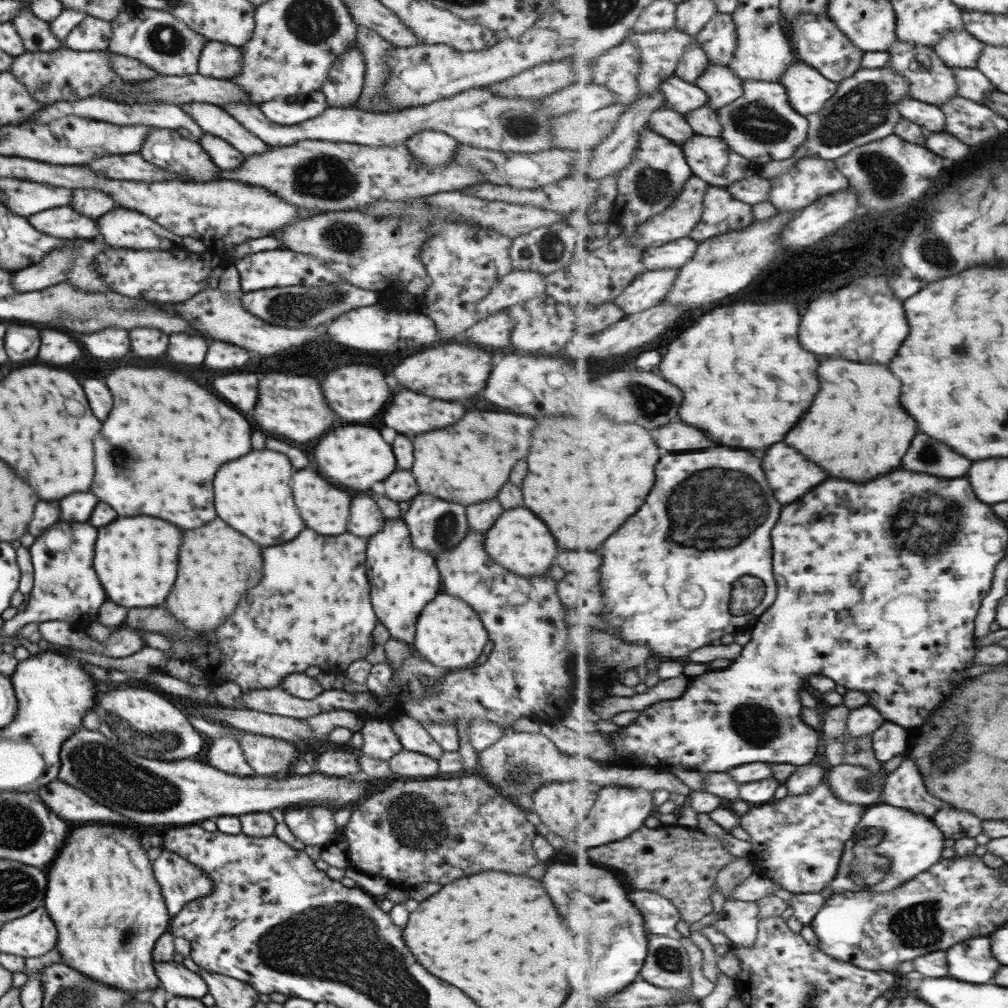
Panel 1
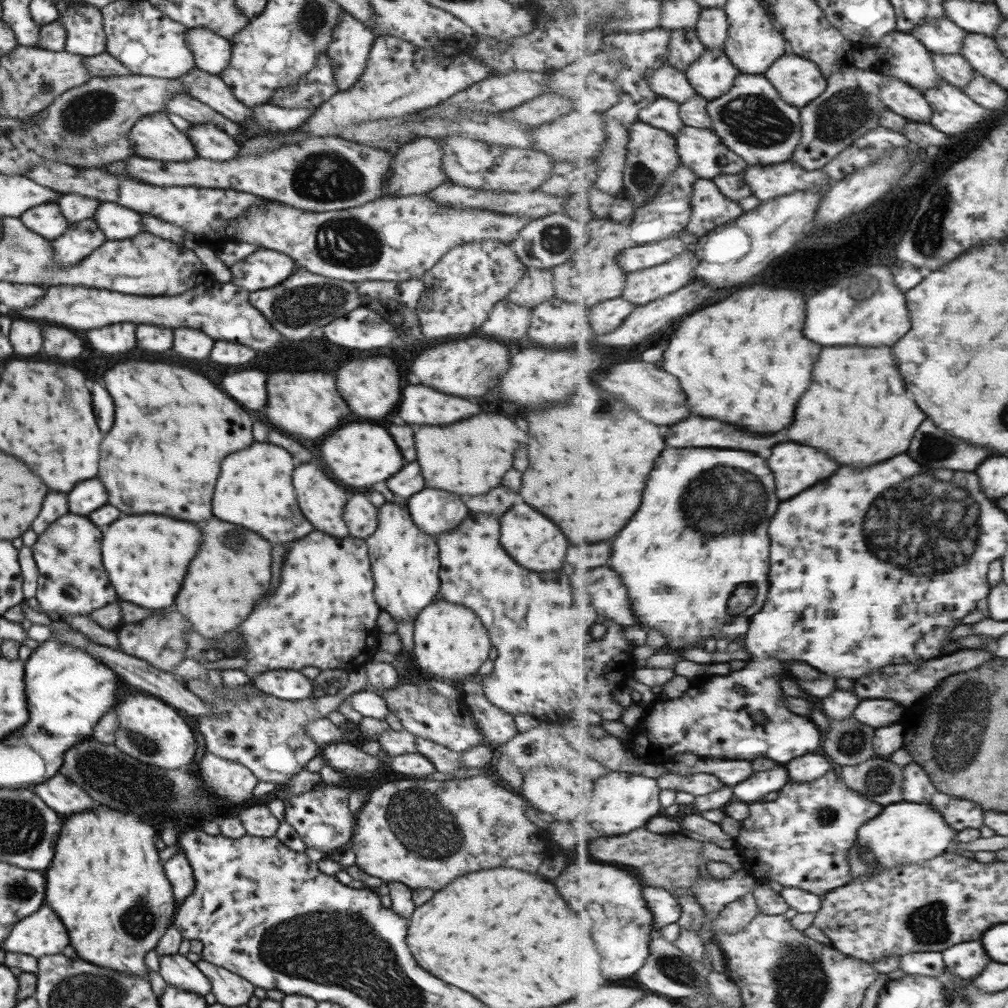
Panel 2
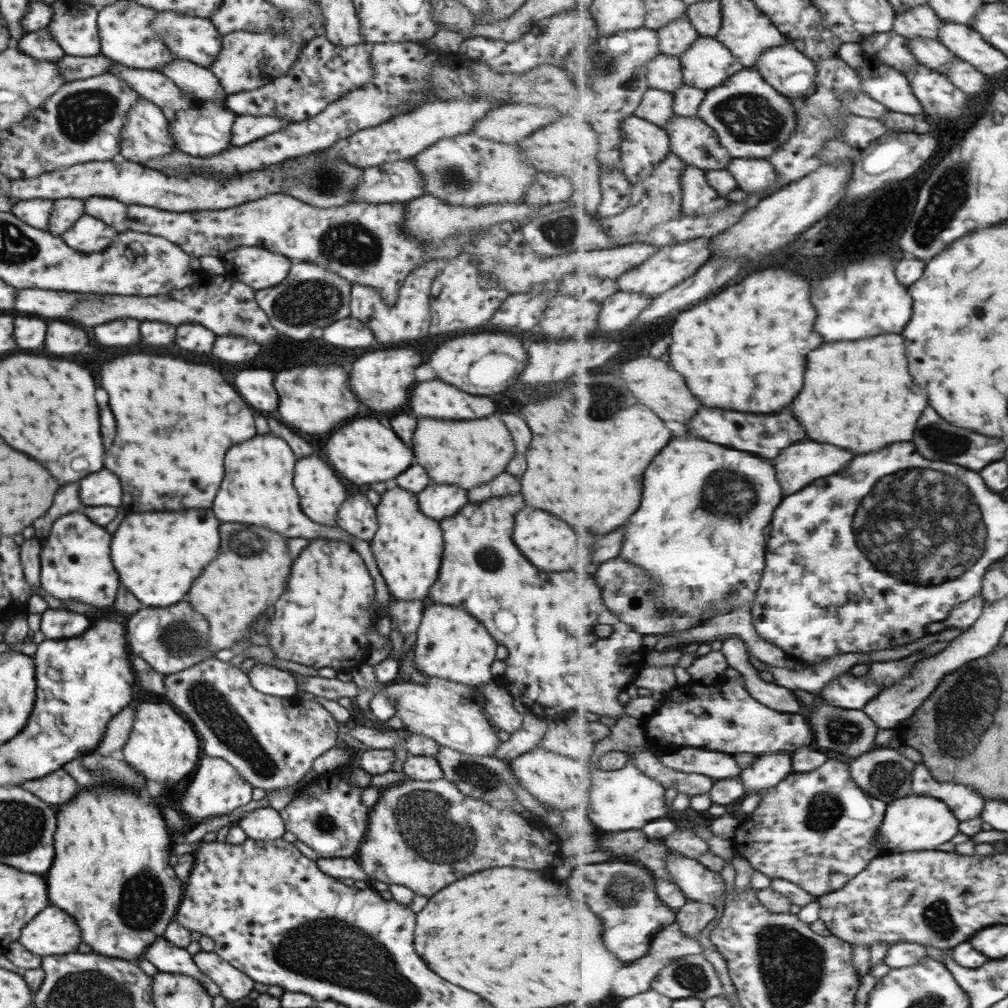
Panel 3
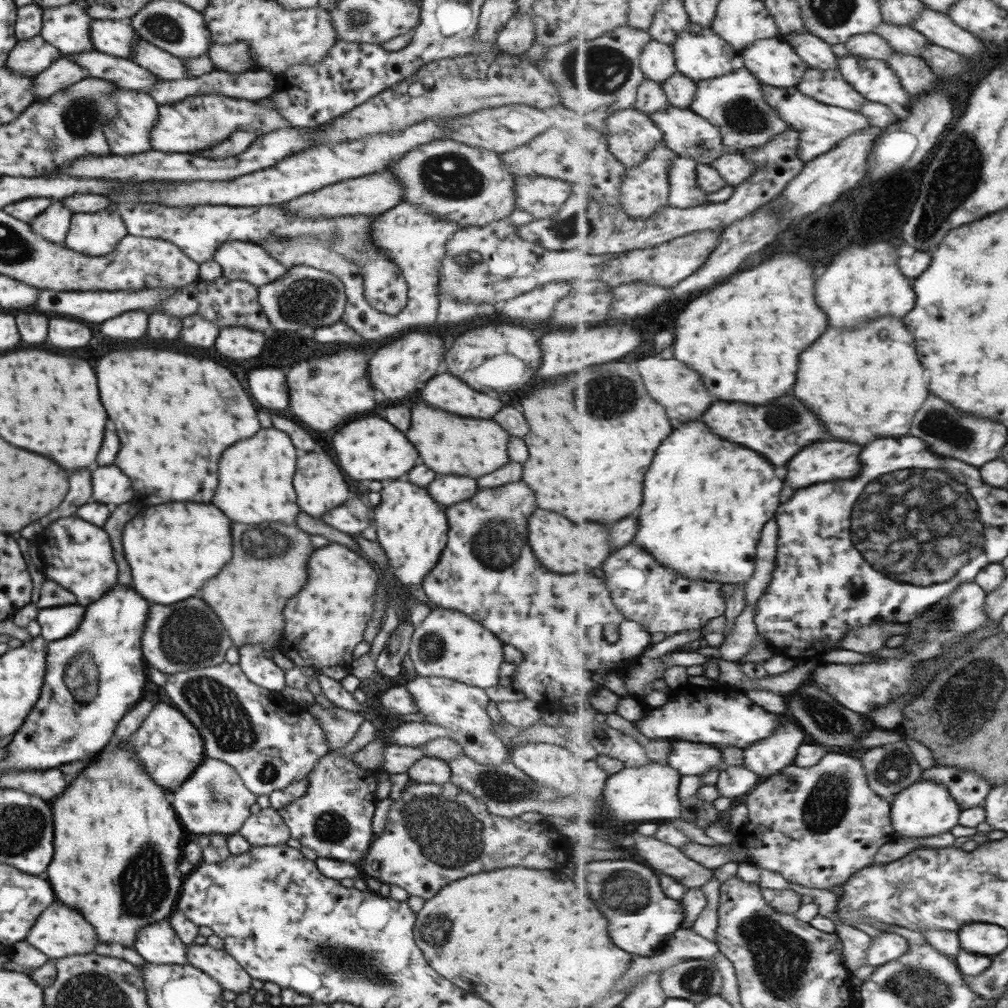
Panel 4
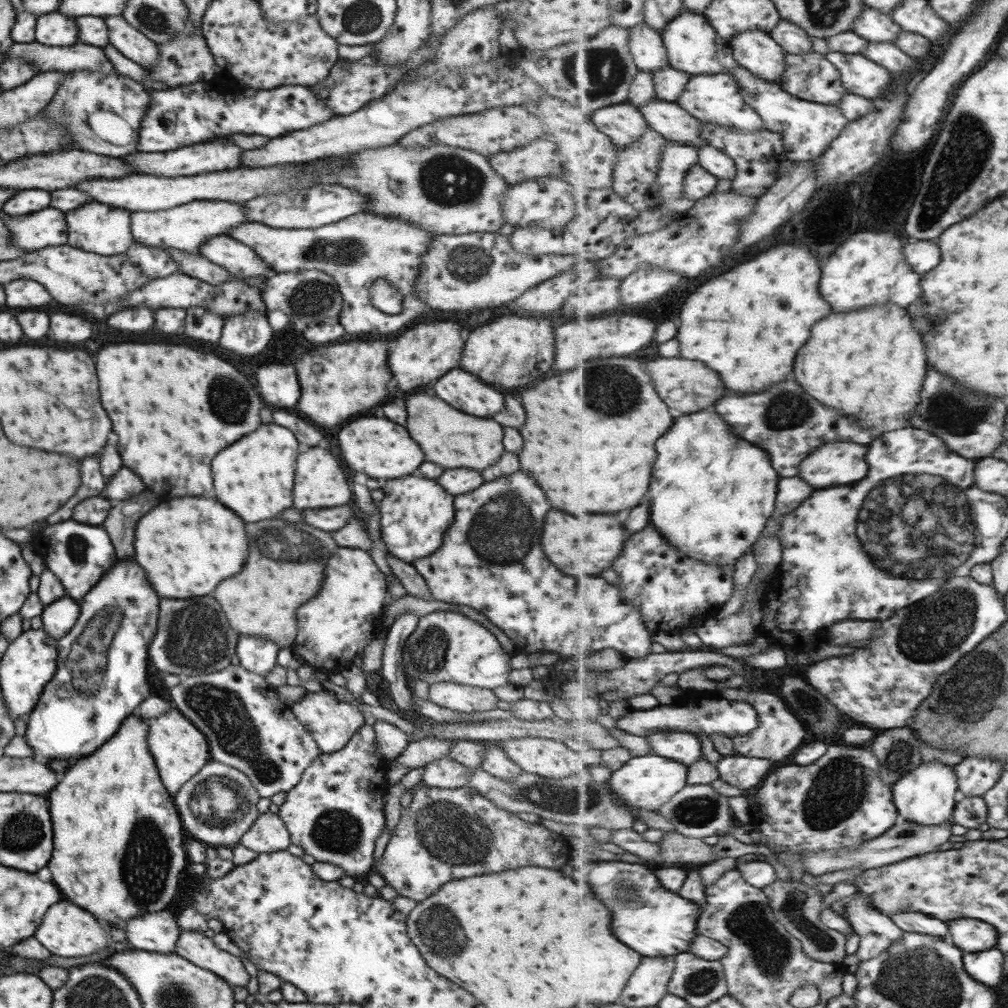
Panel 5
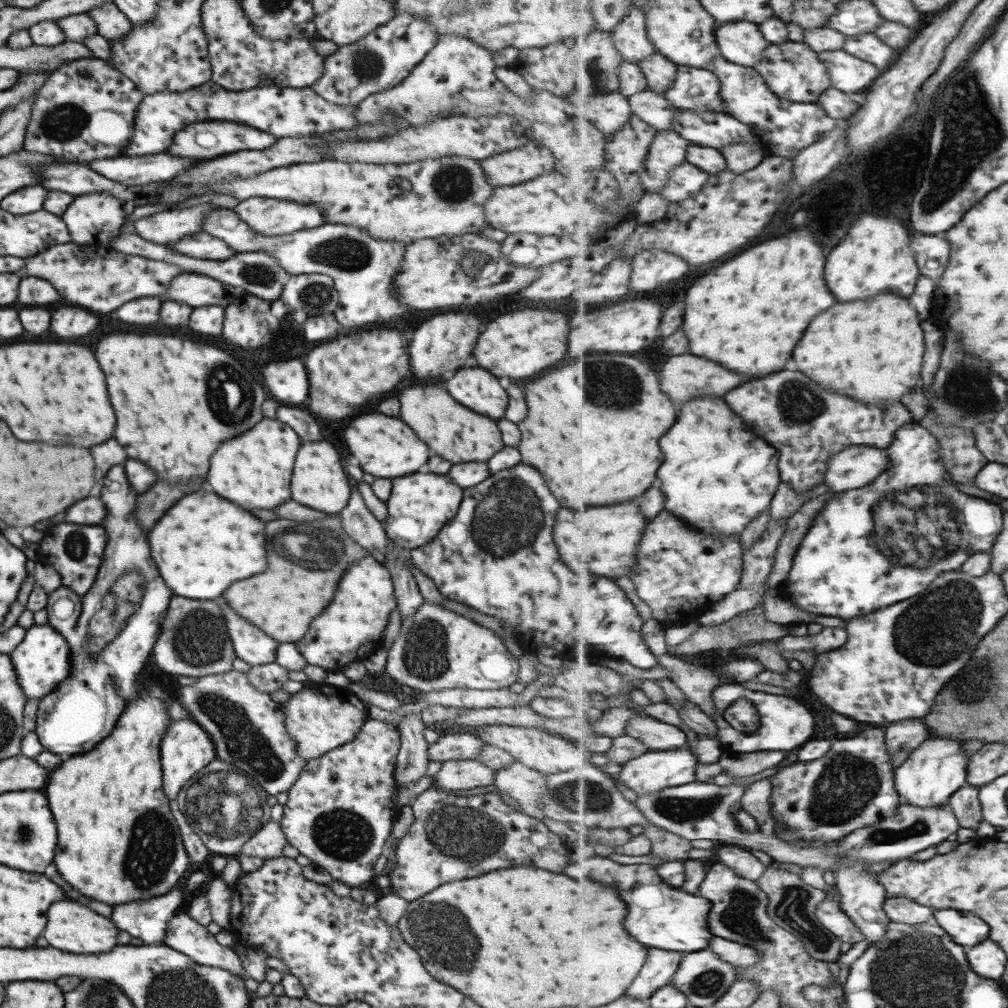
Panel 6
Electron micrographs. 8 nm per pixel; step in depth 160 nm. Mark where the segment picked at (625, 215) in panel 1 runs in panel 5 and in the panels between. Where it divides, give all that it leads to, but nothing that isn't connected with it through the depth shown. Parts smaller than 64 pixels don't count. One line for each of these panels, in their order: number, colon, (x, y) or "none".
2: (652, 156)
3: (645, 145)
4: (632, 134)
5: (624, 123)

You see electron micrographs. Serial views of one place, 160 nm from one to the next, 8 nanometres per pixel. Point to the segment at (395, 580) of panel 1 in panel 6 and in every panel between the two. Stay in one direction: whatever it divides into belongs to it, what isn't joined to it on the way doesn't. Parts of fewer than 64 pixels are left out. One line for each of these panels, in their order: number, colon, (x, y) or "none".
2: (404, 565)
3: (407, 547)
4: (411, 529)
5: (414, 513)
6: (419, 506)

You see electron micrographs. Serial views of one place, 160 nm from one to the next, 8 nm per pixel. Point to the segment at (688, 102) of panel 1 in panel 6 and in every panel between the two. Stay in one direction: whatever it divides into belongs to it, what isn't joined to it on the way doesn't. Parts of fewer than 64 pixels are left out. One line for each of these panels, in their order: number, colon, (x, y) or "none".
2: (669, 82)
3: (666, 72)
4: (659, 62)
5: (648, 45)
6: (632, 38)

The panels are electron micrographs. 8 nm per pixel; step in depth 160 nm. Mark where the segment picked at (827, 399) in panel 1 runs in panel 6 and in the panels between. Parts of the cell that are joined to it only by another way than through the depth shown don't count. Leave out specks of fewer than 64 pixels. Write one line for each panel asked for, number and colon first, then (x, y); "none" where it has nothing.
2: (865, 415)
3: (872, 401)
4: (868, 383)
5: (871, 364)
6: (872, 350)

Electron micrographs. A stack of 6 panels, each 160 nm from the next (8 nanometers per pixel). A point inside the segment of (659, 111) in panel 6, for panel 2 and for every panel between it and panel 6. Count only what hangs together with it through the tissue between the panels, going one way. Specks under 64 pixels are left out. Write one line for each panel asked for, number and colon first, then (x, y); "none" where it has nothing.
2: (701, 149)
3: (692, 139)
4: (689, 134)
5: (670, 119)

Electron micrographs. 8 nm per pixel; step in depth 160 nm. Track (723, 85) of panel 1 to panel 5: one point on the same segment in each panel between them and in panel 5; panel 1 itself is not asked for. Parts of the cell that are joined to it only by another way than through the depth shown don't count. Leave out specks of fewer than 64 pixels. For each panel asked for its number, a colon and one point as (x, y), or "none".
2: (713, 75)
3: (707, 64)
4: (701, 54)
5: (694, 46)

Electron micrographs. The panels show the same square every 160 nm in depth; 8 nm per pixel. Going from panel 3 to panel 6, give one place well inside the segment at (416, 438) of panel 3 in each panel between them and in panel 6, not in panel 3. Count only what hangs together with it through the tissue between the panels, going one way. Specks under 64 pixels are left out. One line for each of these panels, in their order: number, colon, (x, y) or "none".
4: (447, 444)
5: (448, 438)
6: (456, 434)

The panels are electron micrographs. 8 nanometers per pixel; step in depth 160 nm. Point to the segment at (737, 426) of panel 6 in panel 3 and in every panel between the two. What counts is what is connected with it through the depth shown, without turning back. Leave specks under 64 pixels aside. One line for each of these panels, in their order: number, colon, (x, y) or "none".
3: (696, 558)
4: (707, 500)
5: (715, 504)

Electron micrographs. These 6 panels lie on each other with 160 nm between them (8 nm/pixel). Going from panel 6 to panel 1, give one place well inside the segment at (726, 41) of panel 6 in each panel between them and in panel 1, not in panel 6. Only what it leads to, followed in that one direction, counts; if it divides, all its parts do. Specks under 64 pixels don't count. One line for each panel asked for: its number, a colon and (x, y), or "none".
1: (808, 89)
2: (799, 81)
3: (791, 73)
4: (775, 63)
5: (756, 50)

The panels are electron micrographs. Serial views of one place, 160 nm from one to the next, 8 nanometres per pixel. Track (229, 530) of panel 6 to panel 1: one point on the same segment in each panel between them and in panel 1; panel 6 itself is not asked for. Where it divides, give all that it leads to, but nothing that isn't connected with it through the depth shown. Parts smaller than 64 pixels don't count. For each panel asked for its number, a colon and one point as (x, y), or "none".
1: (135, 558)
2: (146, 557)
3: (157, 555)
4: (172, 549)
5: (186, 546)

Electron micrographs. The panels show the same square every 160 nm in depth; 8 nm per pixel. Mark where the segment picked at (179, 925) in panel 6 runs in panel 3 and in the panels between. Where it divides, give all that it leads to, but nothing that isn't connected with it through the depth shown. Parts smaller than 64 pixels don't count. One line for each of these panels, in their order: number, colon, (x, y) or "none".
3: (232, 984)
4: (216, 963)
5: (194, 946)

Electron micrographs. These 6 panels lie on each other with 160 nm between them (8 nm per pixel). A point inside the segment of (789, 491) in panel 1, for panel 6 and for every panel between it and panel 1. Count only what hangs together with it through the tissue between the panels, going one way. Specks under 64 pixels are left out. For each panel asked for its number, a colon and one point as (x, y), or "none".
2: (797, 467)
3: (801, 464)
4: (824, 461)
5: (839, 464)
6: (858, 466)

